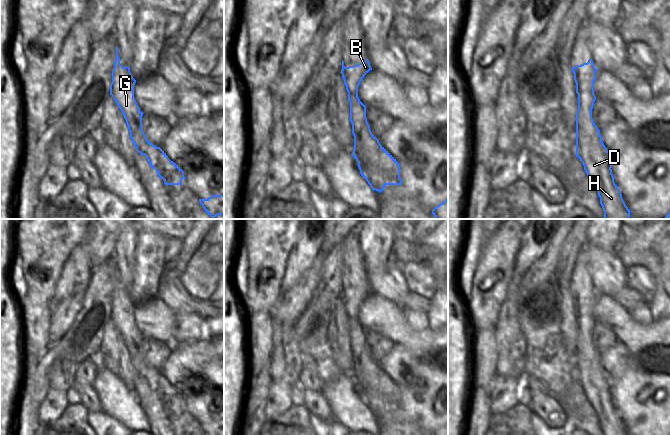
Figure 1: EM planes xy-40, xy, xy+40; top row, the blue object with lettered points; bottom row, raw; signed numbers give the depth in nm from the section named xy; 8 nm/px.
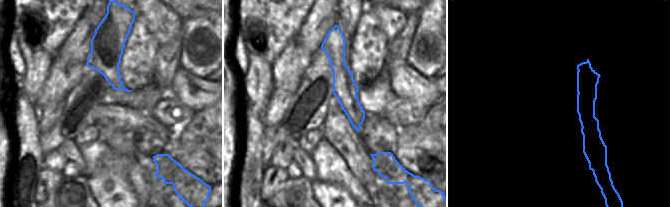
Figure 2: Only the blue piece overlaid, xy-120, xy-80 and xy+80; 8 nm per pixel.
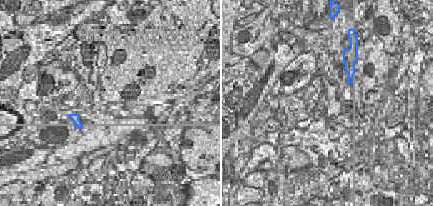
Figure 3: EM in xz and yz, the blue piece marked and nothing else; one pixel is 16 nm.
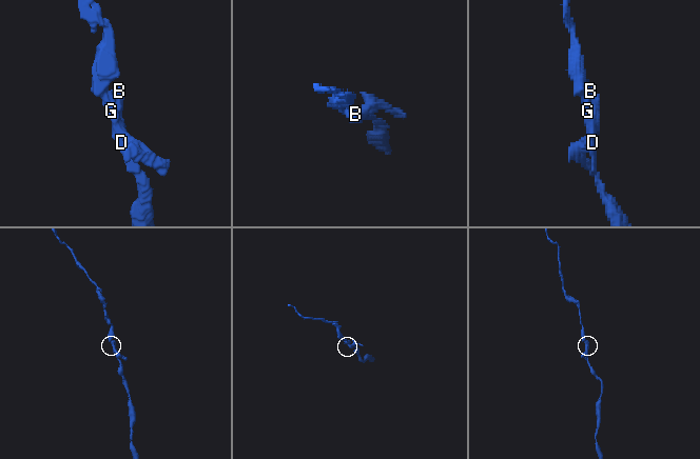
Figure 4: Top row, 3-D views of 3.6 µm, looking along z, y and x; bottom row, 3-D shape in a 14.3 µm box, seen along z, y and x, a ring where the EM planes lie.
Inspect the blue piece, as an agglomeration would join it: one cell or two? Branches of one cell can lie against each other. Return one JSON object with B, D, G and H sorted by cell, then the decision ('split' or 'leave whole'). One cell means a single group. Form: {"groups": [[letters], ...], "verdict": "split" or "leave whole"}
{"groups": [["B", "D", "H"], ["G"]], "verdict": "split"}

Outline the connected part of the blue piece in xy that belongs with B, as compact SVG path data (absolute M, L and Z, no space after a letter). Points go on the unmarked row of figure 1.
M365 283L363 287L359 287L357 289L353 289L353 292L358 300L358 310L360 309L360 306L364 302L364 300L372 294L370 290L370 286L368 283Z

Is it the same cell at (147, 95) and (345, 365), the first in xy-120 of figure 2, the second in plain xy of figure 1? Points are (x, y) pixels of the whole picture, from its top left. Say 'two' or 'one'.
two

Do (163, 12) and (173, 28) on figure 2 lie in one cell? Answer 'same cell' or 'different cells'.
same cell

